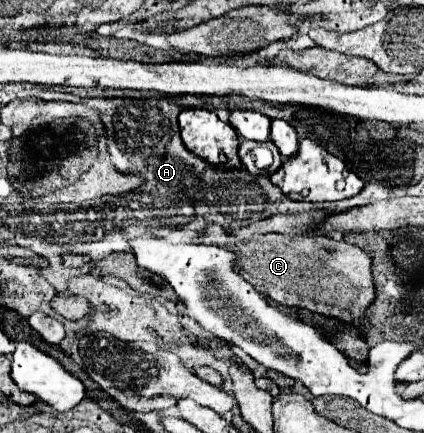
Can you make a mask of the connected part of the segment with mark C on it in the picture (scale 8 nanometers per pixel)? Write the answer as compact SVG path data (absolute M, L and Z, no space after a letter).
M210 225L194 243L218 245L238 255L236 271L252 283L262 295L278 301L290 309L308 309L340 321L358 321L374 301L374 281L370 275L370 257L356 245L346 241L332 241L320 233L286 235L264 233L240 239L226 233L220 225Z

